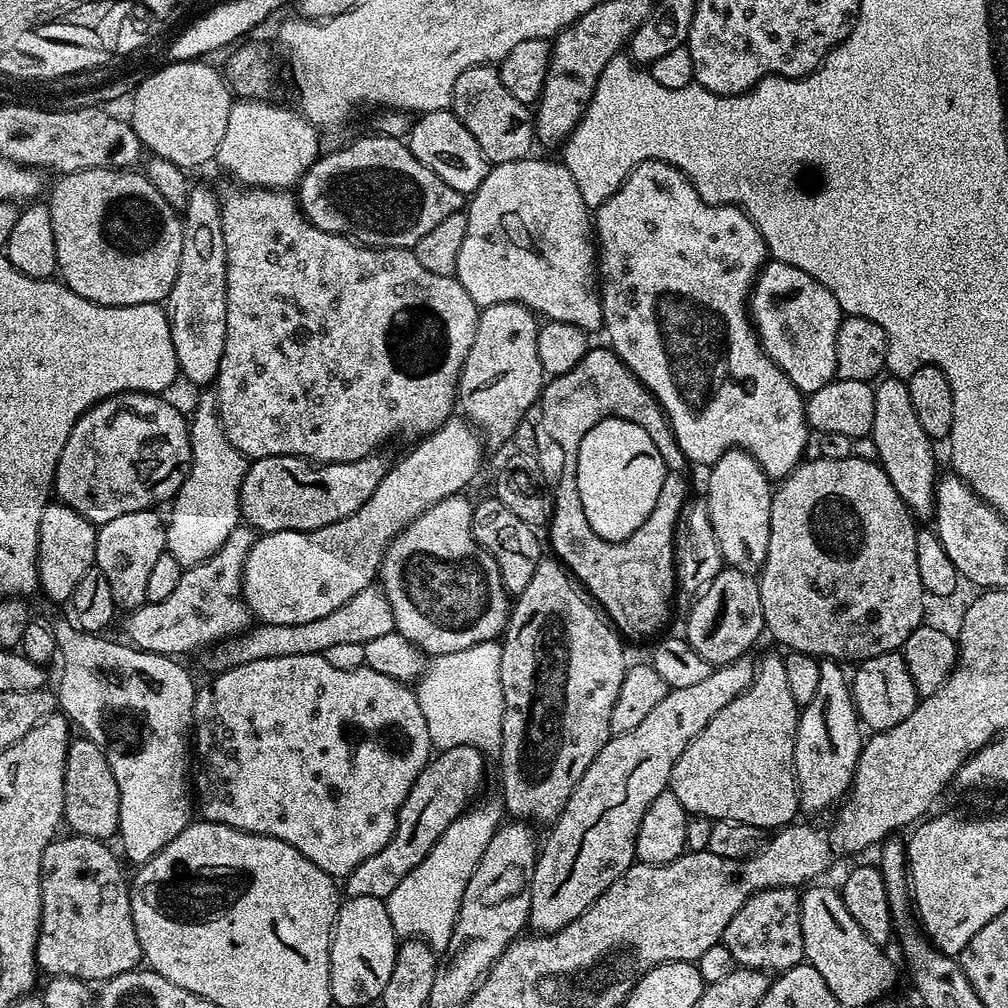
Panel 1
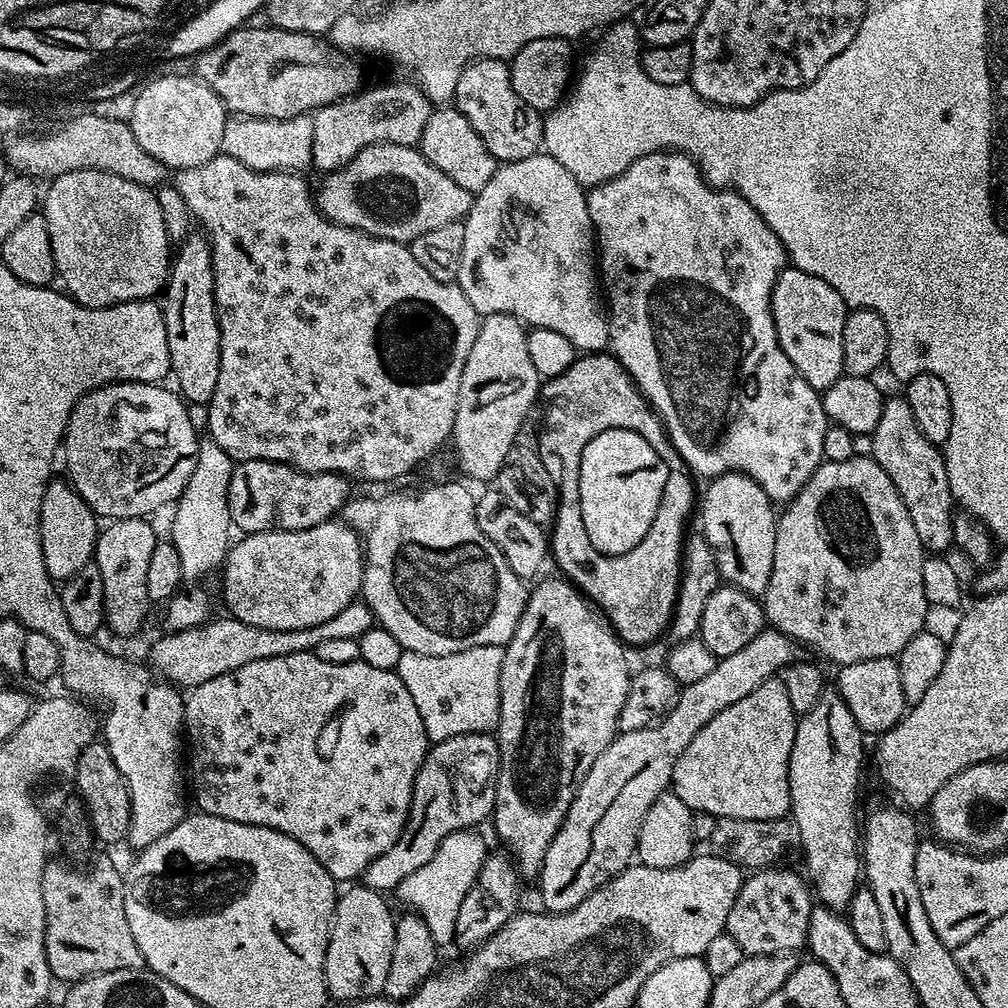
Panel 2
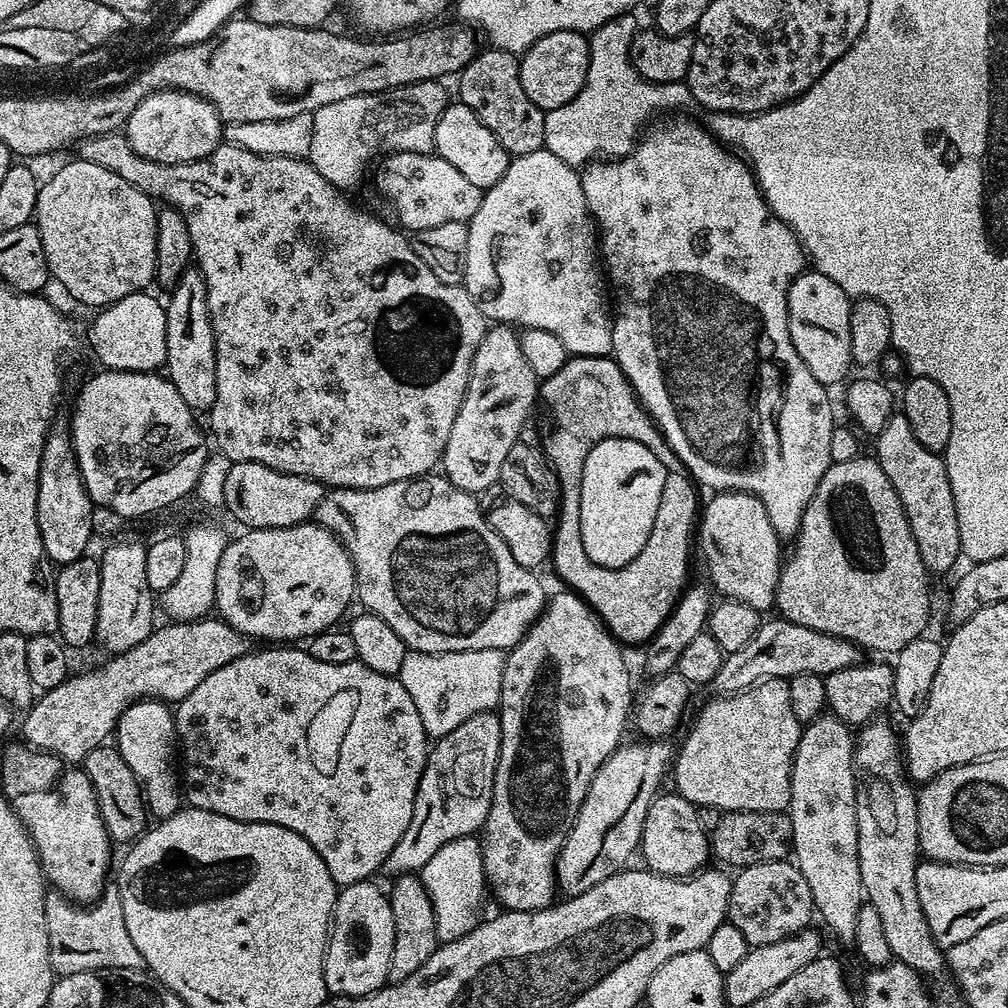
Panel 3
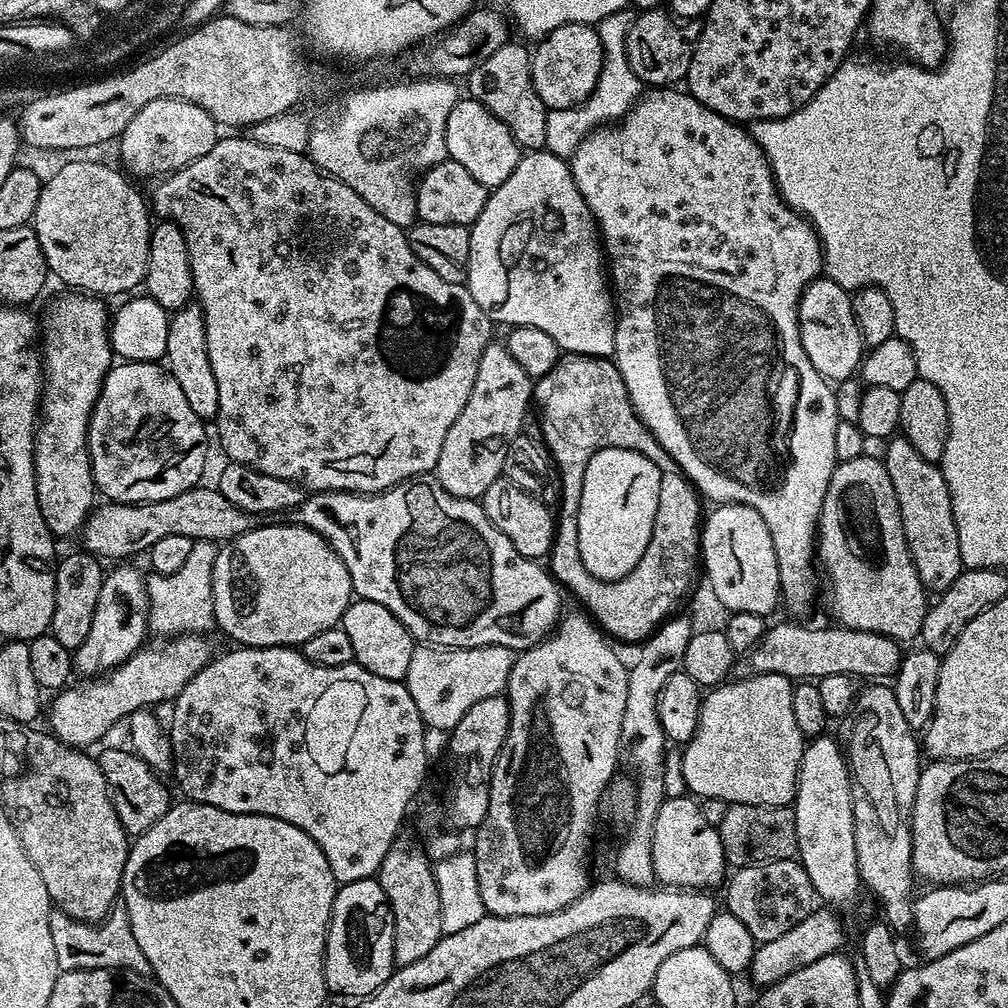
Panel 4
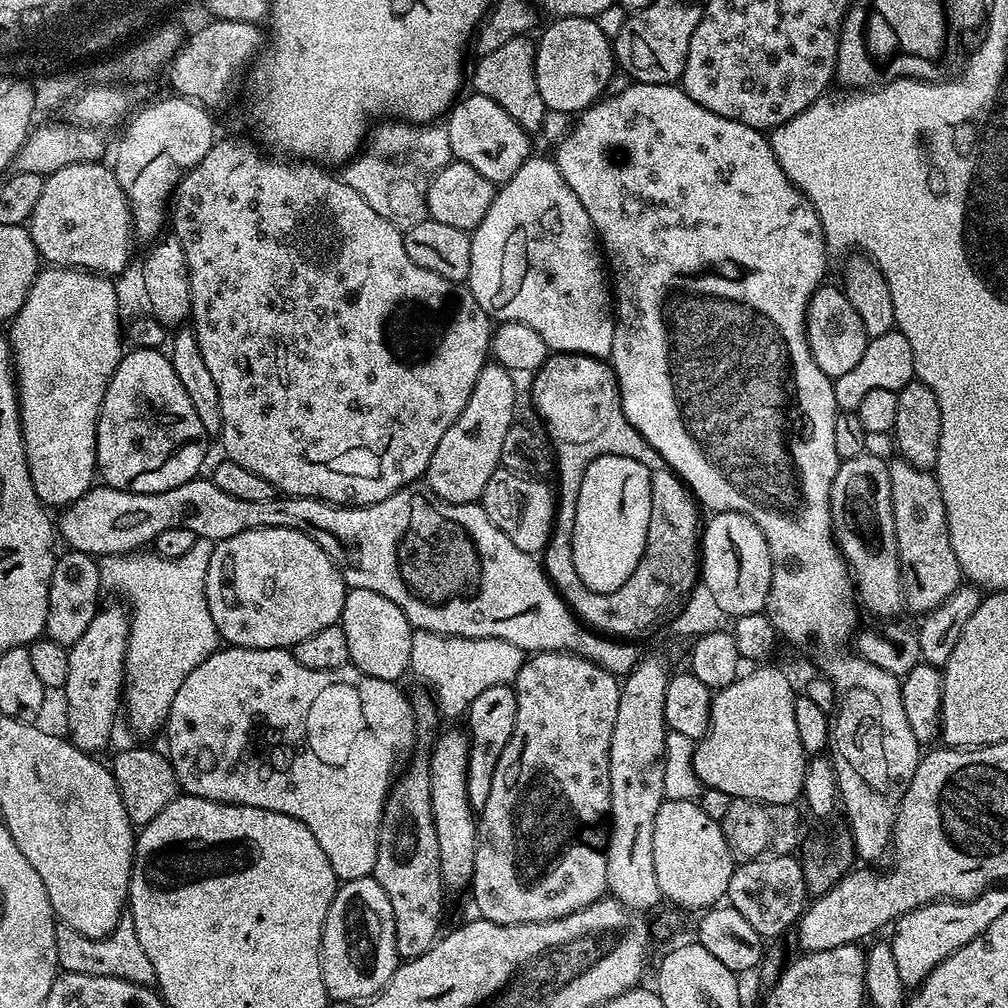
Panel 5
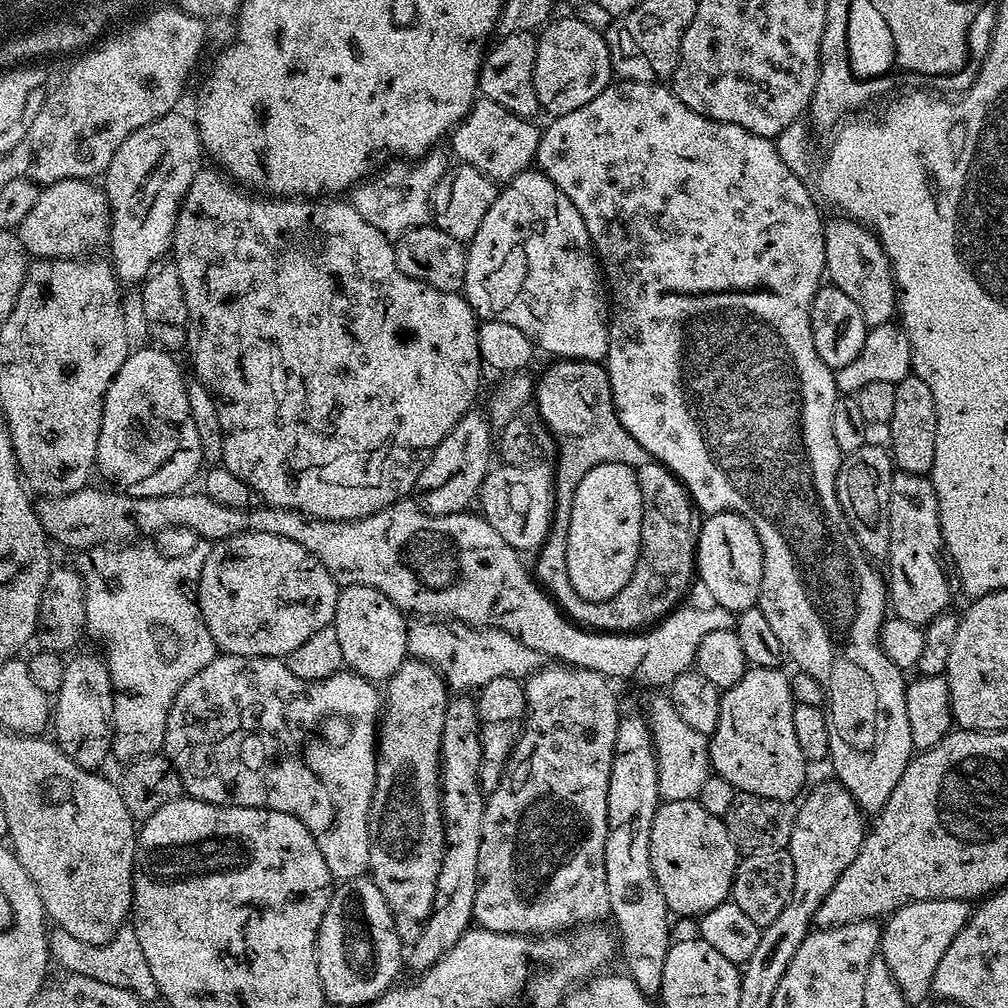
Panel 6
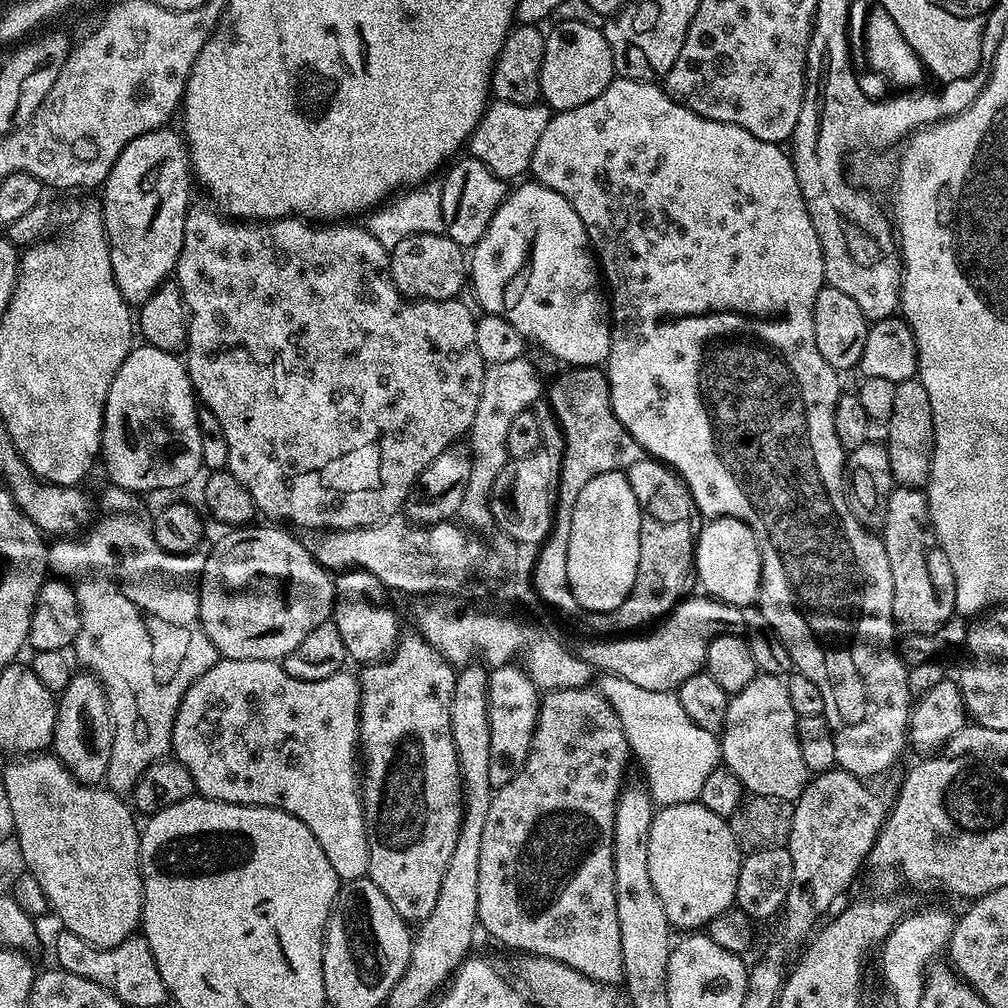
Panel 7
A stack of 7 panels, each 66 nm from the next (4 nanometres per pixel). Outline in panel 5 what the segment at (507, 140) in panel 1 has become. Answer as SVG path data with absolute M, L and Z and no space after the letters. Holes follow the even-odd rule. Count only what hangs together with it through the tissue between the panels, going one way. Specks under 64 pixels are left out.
M512 36L510 42L498 46L491 54L479 57L475 62L476 69L471 69L470 84L477 92L486 98L494 98L518 126L522 126L529 134L536 134L544 127L544 113L542 94L538 94L536 81L536 44L528 36Z

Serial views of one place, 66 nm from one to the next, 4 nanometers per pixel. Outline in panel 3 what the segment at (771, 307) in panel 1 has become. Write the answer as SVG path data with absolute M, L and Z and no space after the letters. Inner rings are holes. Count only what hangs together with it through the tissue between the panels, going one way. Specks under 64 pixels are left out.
M805 270L796 277L788 291L788 325L790 342L798 350L798 358L806 362L806 370L825 386L833 386L839 380L849 379L848 371L854 368L850 354L850 314L853 301L838 286L830 282L826 274Z

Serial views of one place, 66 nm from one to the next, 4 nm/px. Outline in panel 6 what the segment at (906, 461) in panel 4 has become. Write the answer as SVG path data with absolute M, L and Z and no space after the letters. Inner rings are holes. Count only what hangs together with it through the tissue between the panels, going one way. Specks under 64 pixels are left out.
M893 471L888 513L890 514L890 546L886 557L886 563L888 563L886 583L891 611L906 622L927 626L935 616L953 607L952 584L954 588L954 572L950 567L950 557L942 538L938 494L934 490L931 479L928 476Z

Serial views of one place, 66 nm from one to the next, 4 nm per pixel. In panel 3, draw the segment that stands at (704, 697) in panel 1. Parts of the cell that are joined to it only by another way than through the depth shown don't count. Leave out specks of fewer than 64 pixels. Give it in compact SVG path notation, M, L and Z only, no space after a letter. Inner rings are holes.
M783 618L775 619L765 619L754 638L746 642L746 646L738 646L738 650L725 655L722 666L718 666L718 674L714 674L710 685L716 696L733 696L747 688L753 688L762 680L787 681L789 676L798 674L818 674L826 677L834 674L834 670L861 663L862 649L854 642L834 638L806 626L798 626ZM663 739L640 742L644 744L621 743L616 751L606 758L606 762L594 774L590 782L590 790L586 790L586 798L576 815L576 821L572 823L572 829L568 831L566 842L560 851L560 857L556 860L556 886L565 897L577 896L610 878L615 872L621 871L624 864L640 847L642 830L646 822L646 814L650 810L653 800L661 791L660 783L664 775L669 775L670 765L674 760L674 748Z

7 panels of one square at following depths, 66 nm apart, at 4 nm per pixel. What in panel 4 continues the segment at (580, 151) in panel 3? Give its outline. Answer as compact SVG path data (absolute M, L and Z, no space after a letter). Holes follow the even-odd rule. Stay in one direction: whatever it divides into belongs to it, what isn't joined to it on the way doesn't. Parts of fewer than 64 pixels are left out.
M627 7L614 14L606 14L606 18L602 18L600 23L595 25L604 55L602 72L598 74L598 82L594 90L581 102L579 108L553 108L549 111L546 118L546 142L544 143L547 151L553 152L556 156L571 157L572 151L593 128L606 126L621 119L640 99L642 82L634 74L634 70L630 70L628 59L624 57L624 39L633 19L633 9Z

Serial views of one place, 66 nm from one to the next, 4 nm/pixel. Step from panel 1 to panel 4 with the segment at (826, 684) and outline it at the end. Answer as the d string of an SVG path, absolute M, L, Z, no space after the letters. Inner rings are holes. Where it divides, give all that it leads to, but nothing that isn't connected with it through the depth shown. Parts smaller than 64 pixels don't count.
M825 734L809 739L804 746L800 773L796 779L796 799L793 814L797 823L797 853L800 864L812 883L813 893L825 900L825 905L852 904L856 900L856 891L861 891L858 874L858 858L854 850L854 810L852 809L852 778L848 770L848 761L844 755L841 741L831 740Z

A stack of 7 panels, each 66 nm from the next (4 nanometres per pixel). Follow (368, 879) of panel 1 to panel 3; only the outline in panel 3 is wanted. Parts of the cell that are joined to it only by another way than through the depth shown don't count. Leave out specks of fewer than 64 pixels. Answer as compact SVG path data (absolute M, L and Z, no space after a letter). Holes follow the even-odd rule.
M495 711L474 714L450 730L450 734L439 737L428 749L428 761L422 770L422 778L418 782L418 794L414 798L414 814L410 814L410 826L406 826L406 834L390 850L390 858L386 858L383 871L389 872L392 878L405 874L419 873L421 868L446 846L446 842L454 842L454 838L476 836L481 831L490 814L490 802L494 798L494 774L498 770L498 754L502 746L502 726L500 717Z

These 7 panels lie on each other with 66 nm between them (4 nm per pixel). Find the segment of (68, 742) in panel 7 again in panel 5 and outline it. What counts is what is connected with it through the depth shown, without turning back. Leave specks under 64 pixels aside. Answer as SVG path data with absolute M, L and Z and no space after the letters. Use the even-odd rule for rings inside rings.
M101 607L94 614L94 622L86 626L86 634L82 634L82 638L68 648L70 674L66 674L62 689L64 700L68 703L66 736L75 748L89 754L100 754L107 746L112 736L116 711L122 708L124 659L128 649L130 620L125 609L121 608Z

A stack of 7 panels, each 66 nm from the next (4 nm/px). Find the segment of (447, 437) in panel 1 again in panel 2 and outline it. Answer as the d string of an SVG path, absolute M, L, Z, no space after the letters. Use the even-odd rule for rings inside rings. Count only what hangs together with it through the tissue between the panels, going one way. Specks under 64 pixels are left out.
M333 518L318 526L310 526L310 530L290 530L289 532L249 532L241 535L228 549L228 559L222 565L224 572L224 604L235 619L246 622L250 626L262 626L266 630L302 630L306 626L318 626L318 622L330 622L334 614L342 614L346 606L350 606L361 595L360 583L364 577L364 545L360 534L339 519Z

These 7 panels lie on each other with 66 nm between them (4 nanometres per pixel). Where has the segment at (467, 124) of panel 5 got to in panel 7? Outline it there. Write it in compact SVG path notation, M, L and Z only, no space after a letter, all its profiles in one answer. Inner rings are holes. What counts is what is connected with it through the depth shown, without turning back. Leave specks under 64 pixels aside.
M493 99L485 108L478 126L466 145L471 159L485 164L498 178L512 182L515 176L527 173L532 166L534 146L542 138L542 130L552 121L553 111L543 102L535 104L515 104Z

